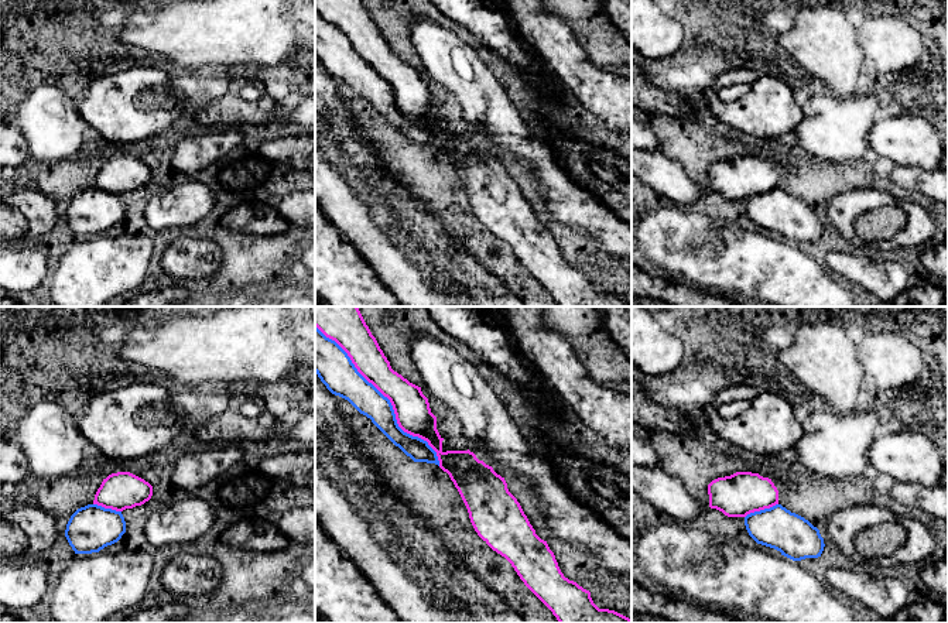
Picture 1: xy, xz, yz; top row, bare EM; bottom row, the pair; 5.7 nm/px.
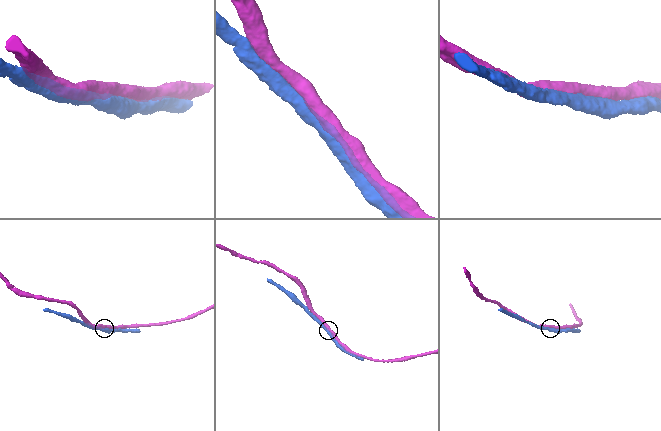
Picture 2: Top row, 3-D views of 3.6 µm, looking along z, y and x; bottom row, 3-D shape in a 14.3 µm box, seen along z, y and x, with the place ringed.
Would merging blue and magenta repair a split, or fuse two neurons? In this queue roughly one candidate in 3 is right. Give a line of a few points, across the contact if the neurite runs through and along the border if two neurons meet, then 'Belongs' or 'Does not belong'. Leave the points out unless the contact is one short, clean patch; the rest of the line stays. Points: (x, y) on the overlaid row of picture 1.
Does not belong

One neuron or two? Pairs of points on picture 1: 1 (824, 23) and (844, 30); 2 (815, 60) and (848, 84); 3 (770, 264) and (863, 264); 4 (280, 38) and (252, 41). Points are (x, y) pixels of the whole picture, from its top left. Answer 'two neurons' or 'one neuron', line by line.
1: one neuron
2: one neuron
3: two neurons
4: one neuron

